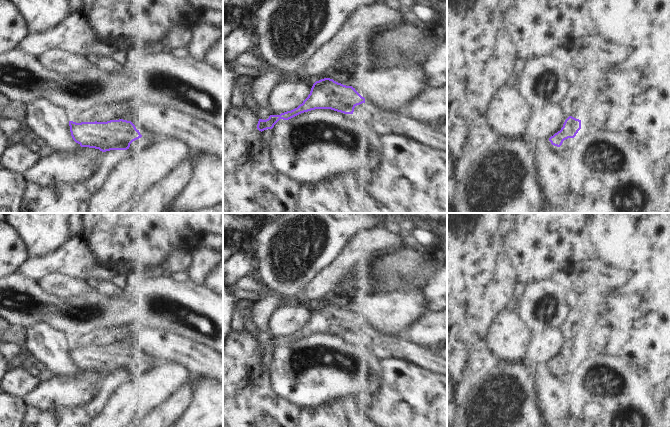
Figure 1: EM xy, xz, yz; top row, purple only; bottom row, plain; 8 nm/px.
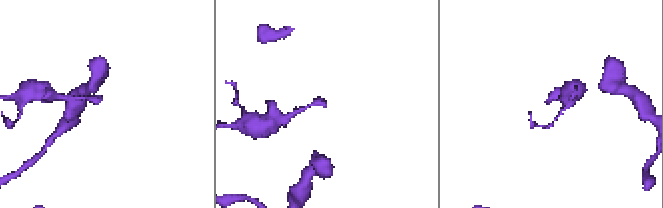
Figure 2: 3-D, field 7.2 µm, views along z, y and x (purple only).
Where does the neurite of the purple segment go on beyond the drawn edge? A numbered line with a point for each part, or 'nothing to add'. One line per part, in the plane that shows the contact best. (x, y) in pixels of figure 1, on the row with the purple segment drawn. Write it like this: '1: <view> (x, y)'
1: xz (385, 121)

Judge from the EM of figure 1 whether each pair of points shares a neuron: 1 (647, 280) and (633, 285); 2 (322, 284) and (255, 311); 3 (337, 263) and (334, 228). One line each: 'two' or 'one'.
1: one
2: one
3: two

